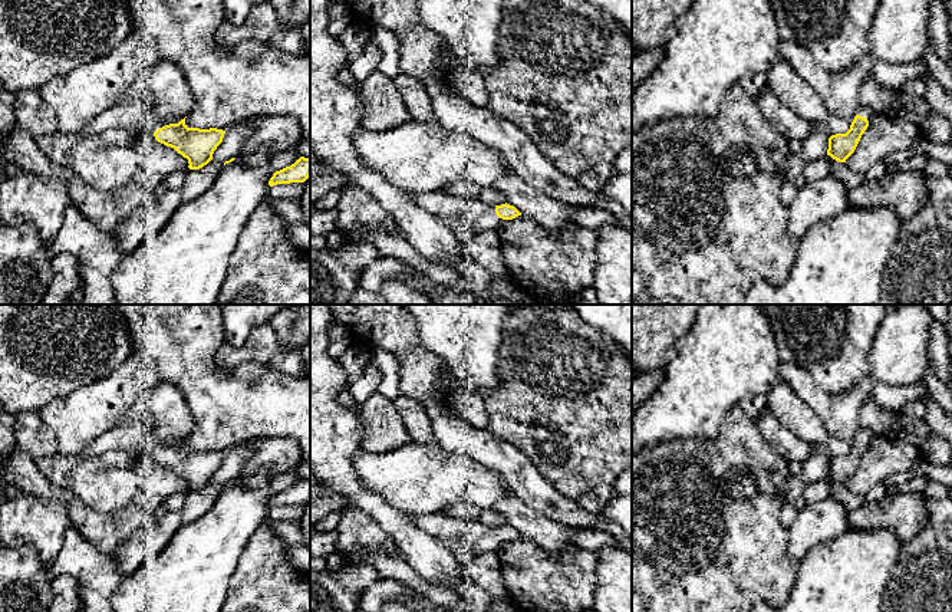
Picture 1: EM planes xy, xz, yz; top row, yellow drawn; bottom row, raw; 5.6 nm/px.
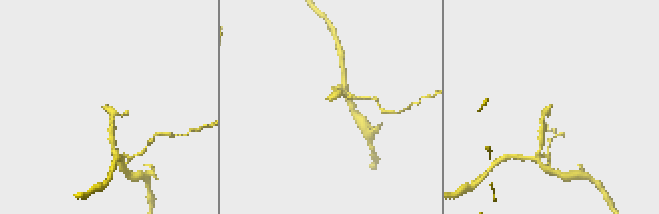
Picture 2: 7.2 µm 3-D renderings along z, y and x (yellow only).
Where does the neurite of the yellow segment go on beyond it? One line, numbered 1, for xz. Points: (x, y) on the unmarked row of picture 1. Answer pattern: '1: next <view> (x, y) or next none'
1: next none

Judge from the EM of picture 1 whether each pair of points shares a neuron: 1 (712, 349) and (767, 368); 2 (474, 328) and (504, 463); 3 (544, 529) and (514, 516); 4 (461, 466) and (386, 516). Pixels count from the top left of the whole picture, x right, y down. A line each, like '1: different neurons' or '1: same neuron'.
1: same neuron
2: different neurons
3: same neuron
4: different neurons

